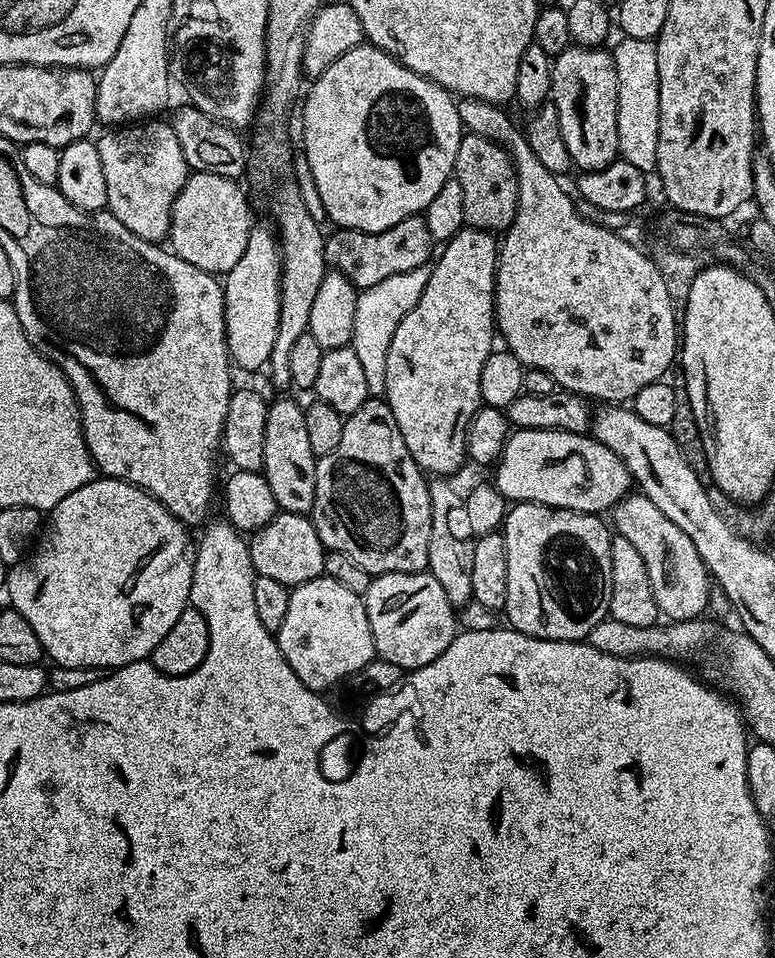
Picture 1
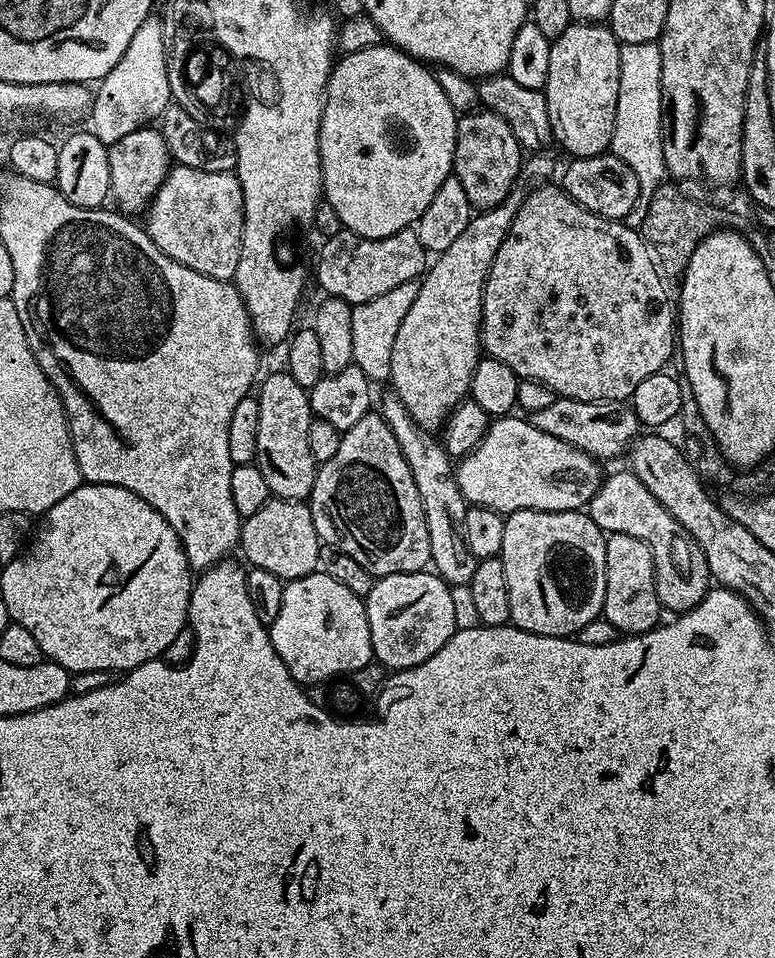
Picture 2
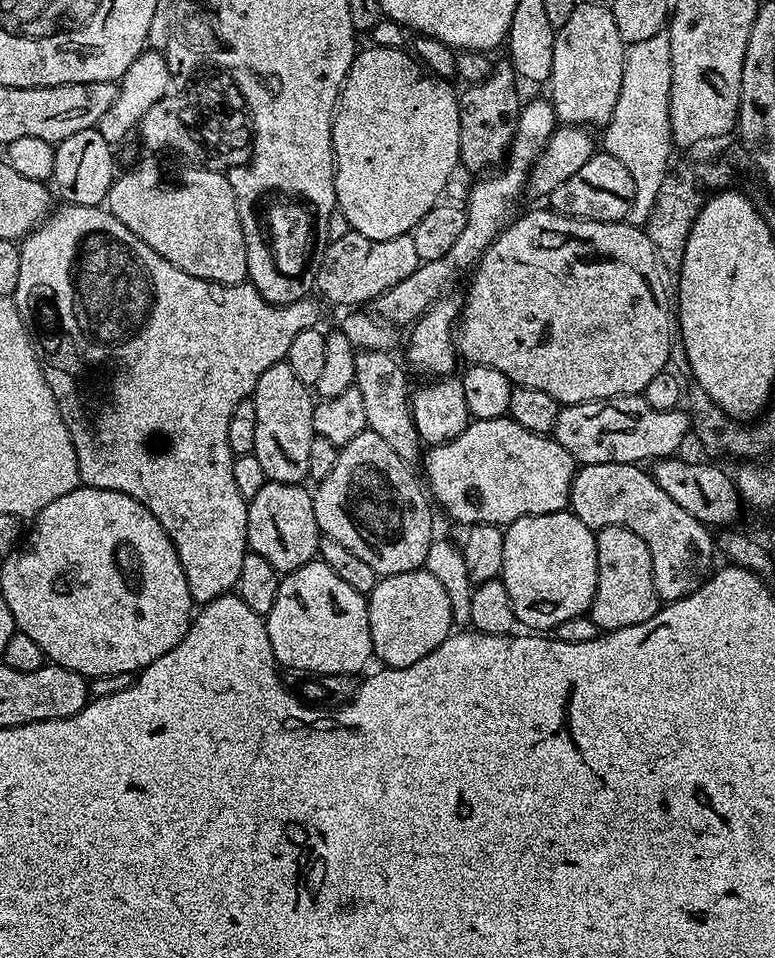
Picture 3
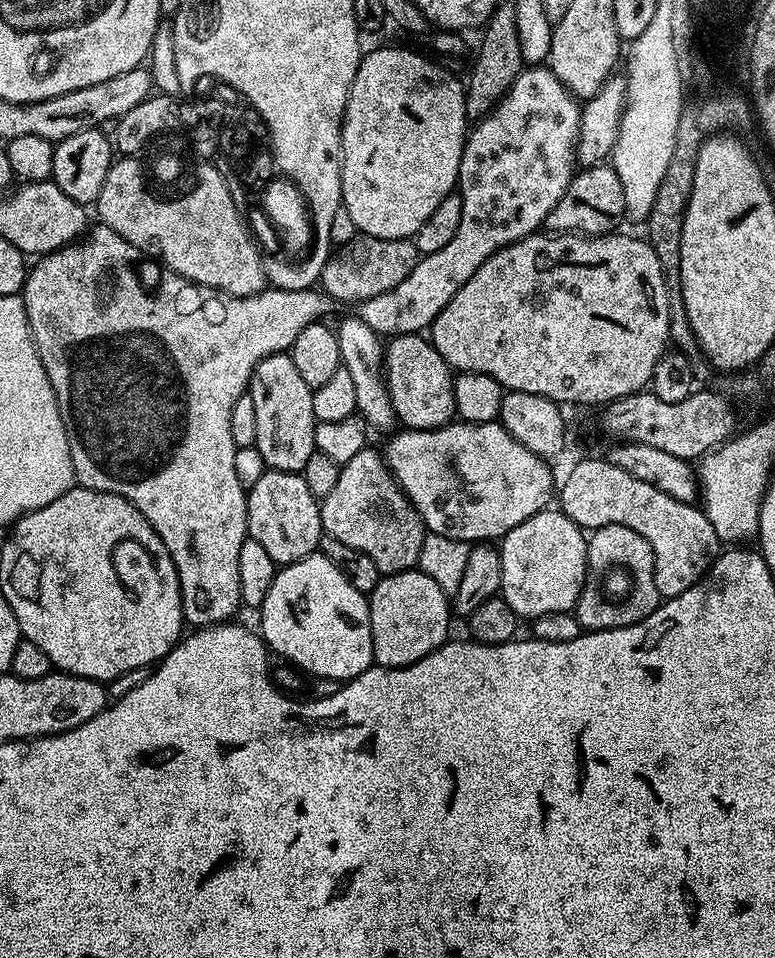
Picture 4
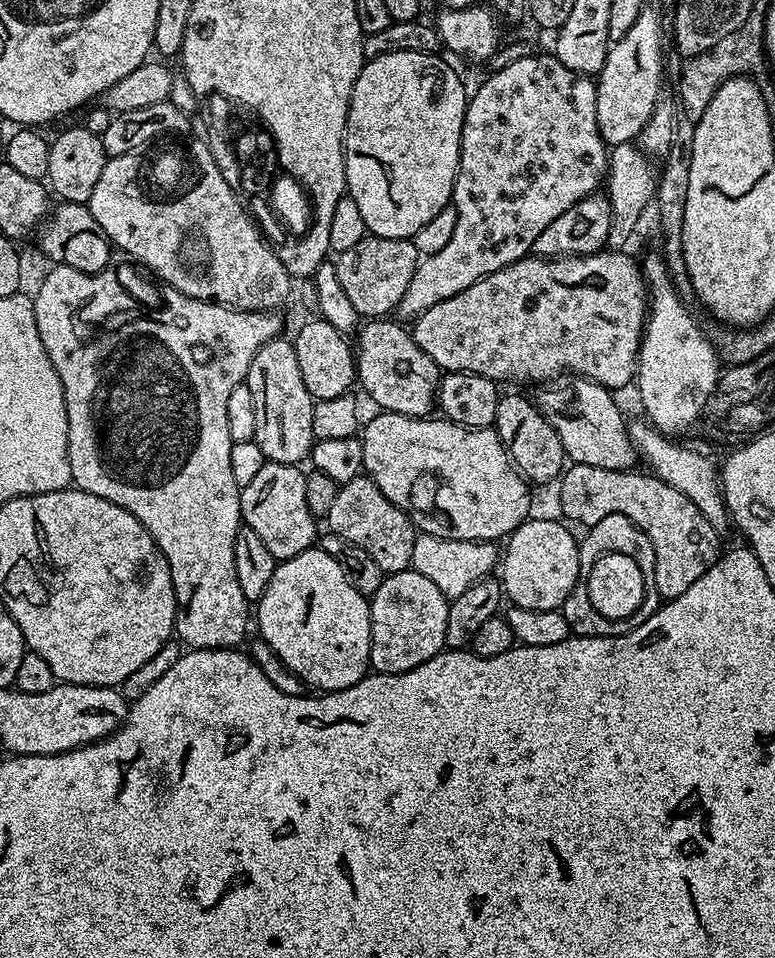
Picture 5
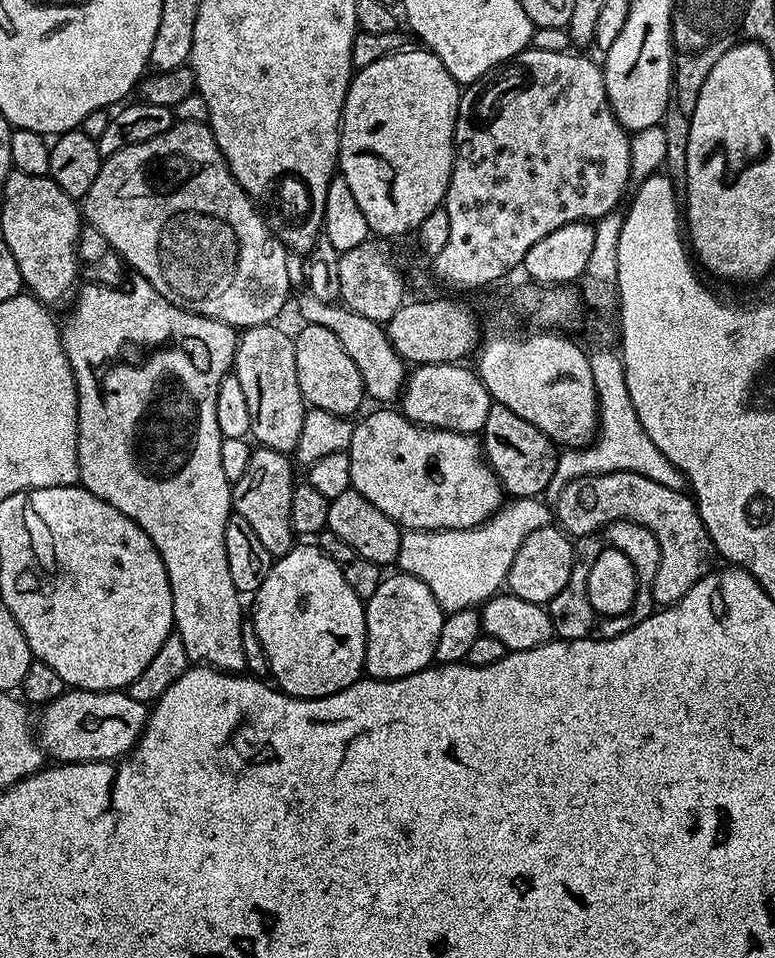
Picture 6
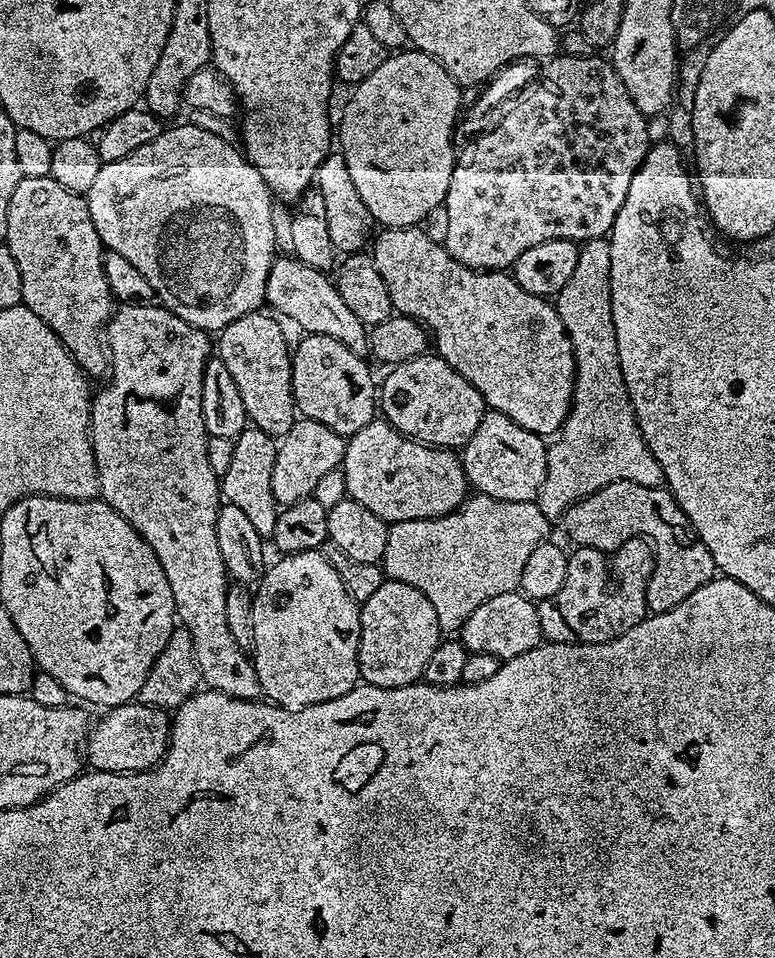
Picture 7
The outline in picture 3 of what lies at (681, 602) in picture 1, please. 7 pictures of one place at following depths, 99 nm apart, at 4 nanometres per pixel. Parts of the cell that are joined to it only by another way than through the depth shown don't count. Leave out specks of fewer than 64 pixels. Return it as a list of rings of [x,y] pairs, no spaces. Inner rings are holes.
[[[585,464],[577,471],[575,478],[572,480],[572,499],[570,501],[570,510],[578,518],[582,518],[582,522],[586,522],[588,527],[593,530],[599,530],[617,524],[618,526],[626,526],[626,530],[634,530],[634,534],[638,534],[638,538],[642,538],[642,542],[646,542],[646,546],[650,546],[650,558],[652,559],[652,569],[654,570],[654,590],[658,590],[661,601],[671,602],[674,600],[685,600],[691,592],[697,592],[704,581],[709,579],[710,573],[713,571],[712,564],[712,536],[709,525],[702,523],[698,518],[694,518],[694,514],[686,514],[686,510],[682,510],[682,506],[678,506],[678,502],[674,502],[674,498],[670,498],[670,494],[666,494],[666,490],[662,490],[662,486],[658,486],[658,482],[643,467],[634,464]]]

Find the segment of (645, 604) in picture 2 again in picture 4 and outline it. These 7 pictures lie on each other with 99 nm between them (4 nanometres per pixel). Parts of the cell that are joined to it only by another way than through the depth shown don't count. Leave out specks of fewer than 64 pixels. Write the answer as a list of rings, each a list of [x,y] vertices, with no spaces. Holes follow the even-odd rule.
[[[607,524],[601,528],[591,529],[588,536],[588,578],[574,609],[574,615],[584,632],[601,632],[602,630],[618,630],[622,626],[634,626],[659,608],[662,597],[656,585],[656,563],[654,550],[650,550],[650,542],[630,530],[630,526]],[[615,568],[628,572],[632,579],[632,589],[625,600],[611,600],[604,593],[604,579]]]

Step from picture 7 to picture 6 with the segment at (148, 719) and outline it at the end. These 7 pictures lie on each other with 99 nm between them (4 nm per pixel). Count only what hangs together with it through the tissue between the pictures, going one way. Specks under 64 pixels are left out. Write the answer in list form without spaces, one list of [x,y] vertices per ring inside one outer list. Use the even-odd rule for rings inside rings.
[[[66,690],[54,702],[43,705],[38,716],[38,743],[45,755],[61,764],[85,764],[95,760],[119,760],[140,741],[148,721],[149,705],[128,696],[127,691],[82,692]]]

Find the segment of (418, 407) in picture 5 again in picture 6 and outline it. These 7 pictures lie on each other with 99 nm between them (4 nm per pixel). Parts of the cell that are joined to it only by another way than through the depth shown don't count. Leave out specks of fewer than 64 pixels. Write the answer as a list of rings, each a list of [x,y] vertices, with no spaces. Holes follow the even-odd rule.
[[[304,294],[300,300],[300,316],[304,324],[326,326],[342,342],[342,350],[350,354],[354,366],[358,366],[358,374],[362,374],[364,391],[376,402],[392,402],[403,393],[406,379],[406,362],[394,350],[388,337],[388,329],[383,324],[370,318],[362,318],[362,314],[354,314],[340,302],[320,300],[319,297]]]

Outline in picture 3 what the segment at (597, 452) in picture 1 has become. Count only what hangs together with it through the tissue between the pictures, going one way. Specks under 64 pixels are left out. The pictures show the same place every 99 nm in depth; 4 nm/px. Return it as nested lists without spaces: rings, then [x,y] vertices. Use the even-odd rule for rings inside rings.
[[[508,416],[472,420],[466,430],[458,434],[458,438],[448,444],[429,447],[423,457],[423,464],[424,472],[428,475],[426,488],[431,499],[444,507],[444,512],[450,519],[457,520],[463,526],[507,526],[518,518],[565,511],[572,499],[572,480],[578,471],[576,459],[566,450],[562,450],[560,443],[552,439],[551,435],[526,430],[526,426],[518,426],[518,422]]]

